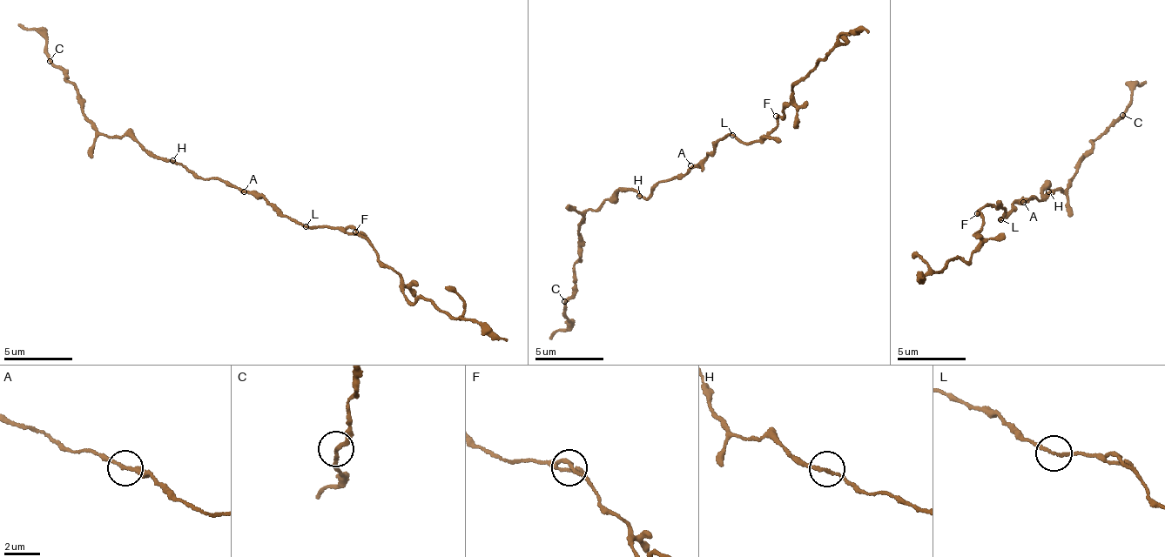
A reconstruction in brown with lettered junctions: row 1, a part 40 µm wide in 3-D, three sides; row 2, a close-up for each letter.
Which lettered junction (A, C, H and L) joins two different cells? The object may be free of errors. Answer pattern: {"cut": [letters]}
{"cut": []}

